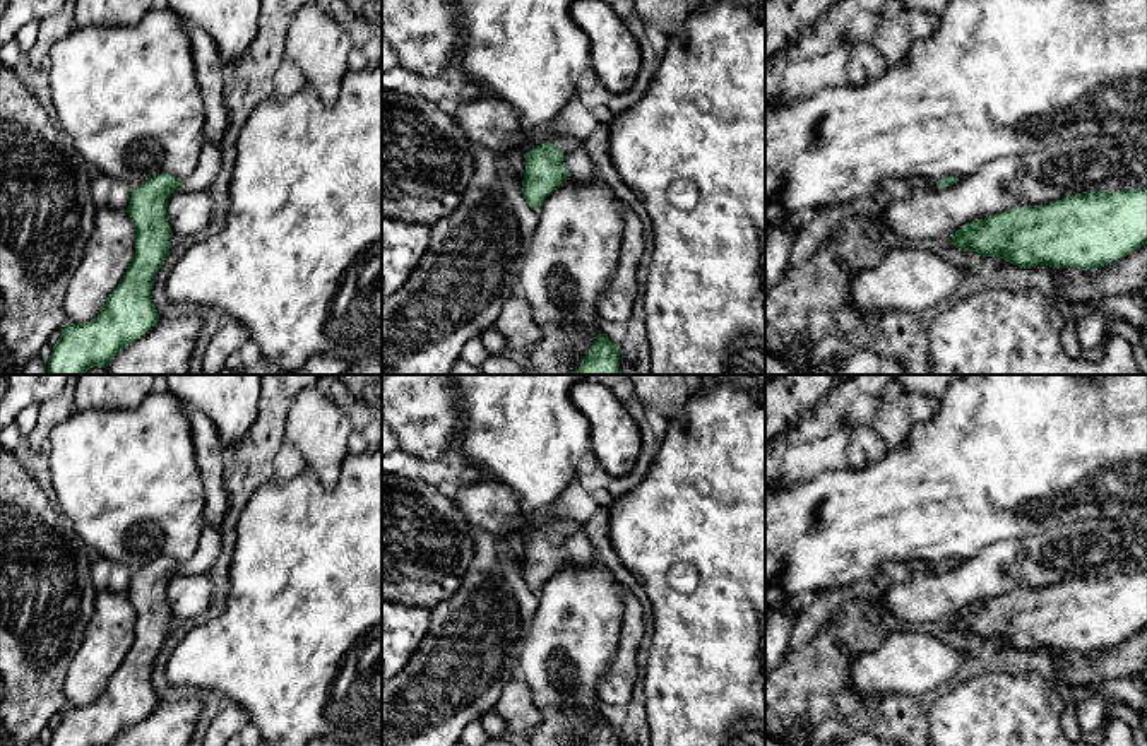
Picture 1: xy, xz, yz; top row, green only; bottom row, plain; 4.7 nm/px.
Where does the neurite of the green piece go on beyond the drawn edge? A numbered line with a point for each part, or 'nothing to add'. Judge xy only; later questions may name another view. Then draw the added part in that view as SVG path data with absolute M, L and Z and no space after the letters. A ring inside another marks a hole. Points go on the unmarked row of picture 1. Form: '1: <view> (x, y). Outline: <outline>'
1: xy (208, 551). Outline: M204 524L197 551L181 563L183 573L207 573L221 553L221 532Z

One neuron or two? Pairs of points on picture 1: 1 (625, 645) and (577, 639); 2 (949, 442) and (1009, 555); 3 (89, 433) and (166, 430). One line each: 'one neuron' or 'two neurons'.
1: two neurons
2: two neurons
3: one neuron

